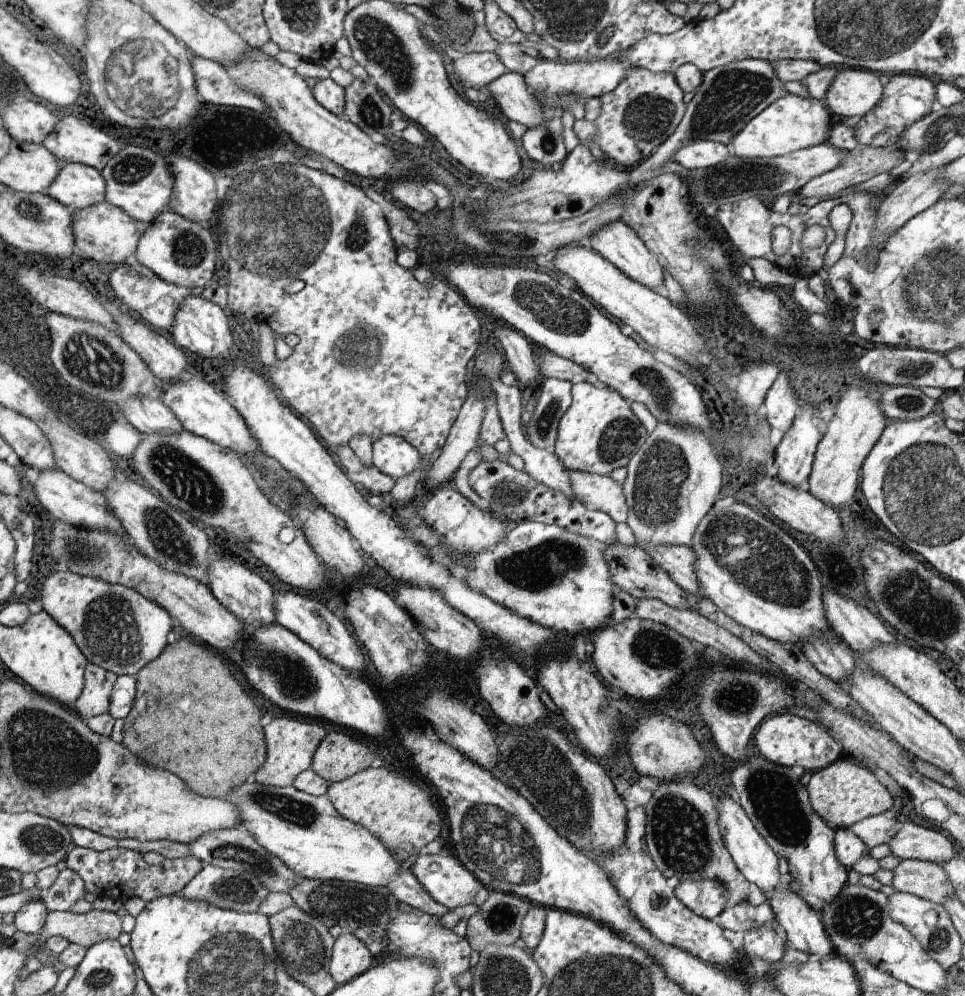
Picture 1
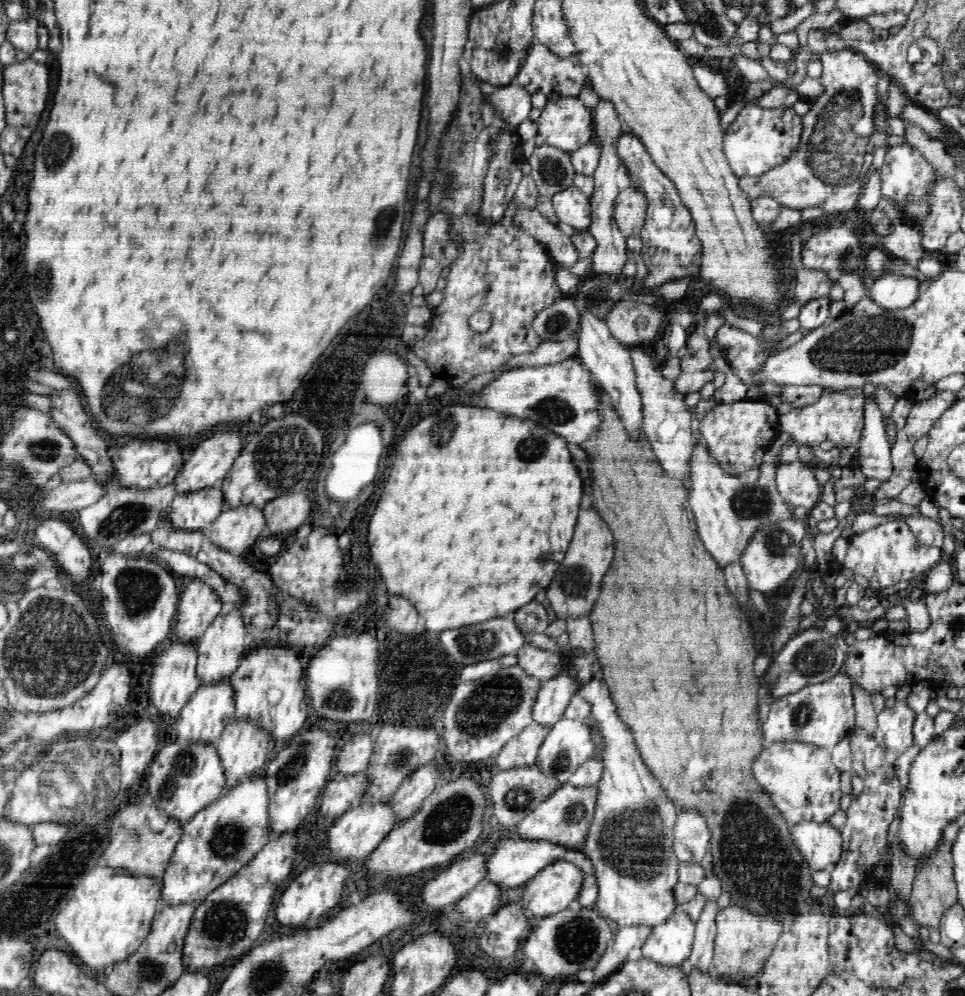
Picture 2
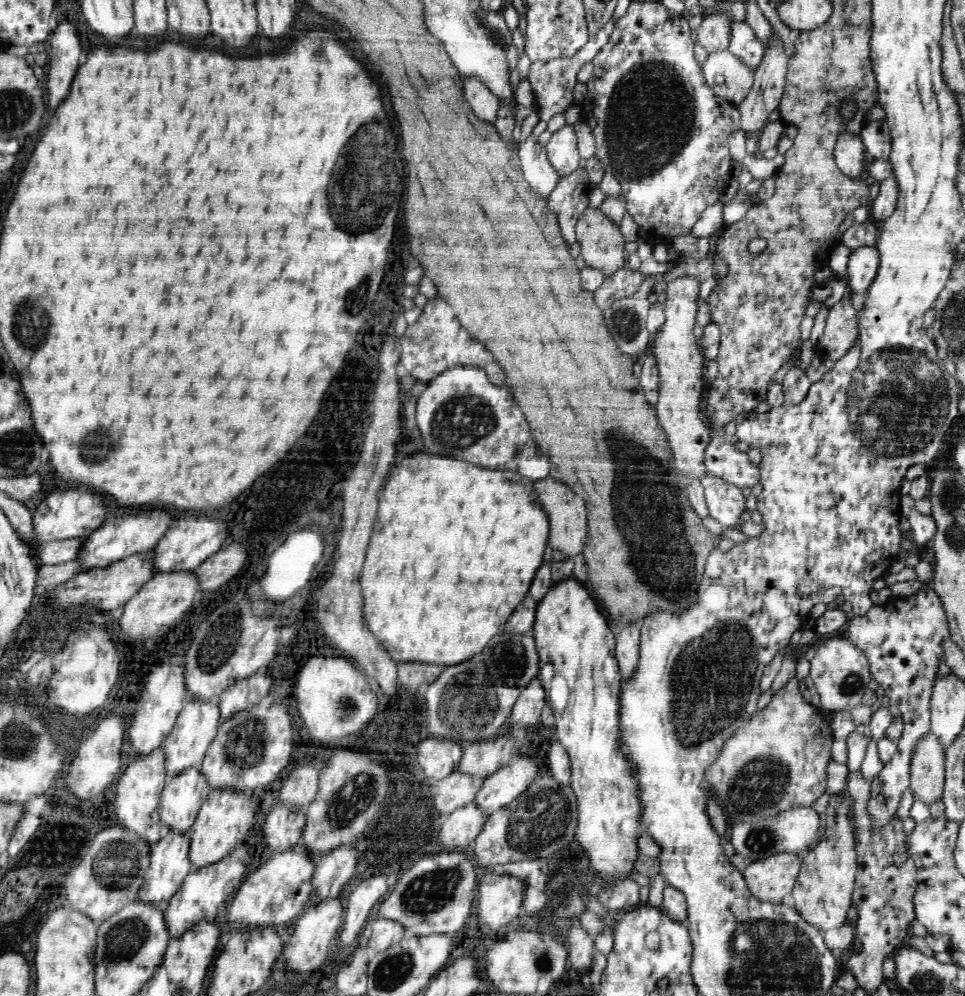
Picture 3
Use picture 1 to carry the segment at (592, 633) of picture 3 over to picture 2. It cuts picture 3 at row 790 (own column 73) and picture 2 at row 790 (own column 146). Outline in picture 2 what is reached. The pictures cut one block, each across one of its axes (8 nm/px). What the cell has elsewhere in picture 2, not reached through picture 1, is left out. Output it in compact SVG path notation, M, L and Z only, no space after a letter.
M584 654L574 662L576 678L578 678L578 694L592 704L592 718L600 724L602 734L602 779L596 786L596 808L591 820L582 853L594 867L595 882L598 883L598 898L594 908L609 922L616 922L617 926L652 926L664 924L672 912L679 909L674 898L674 886L679 882L678 864L673 846L673 828L677 818L678 808L673 800L666 796L661 782L654 777L637 749L630 727L620 722L616 714L616 705L612 702L606 683L603 681L603 671L595 654Z

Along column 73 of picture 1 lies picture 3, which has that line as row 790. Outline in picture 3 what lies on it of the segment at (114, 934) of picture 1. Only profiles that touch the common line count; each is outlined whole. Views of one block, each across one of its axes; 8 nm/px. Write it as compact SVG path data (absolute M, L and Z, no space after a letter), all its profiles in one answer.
M932 730L915 744L910 761L910 786L914 798L929 805L940 800L945 785L946 750Z

